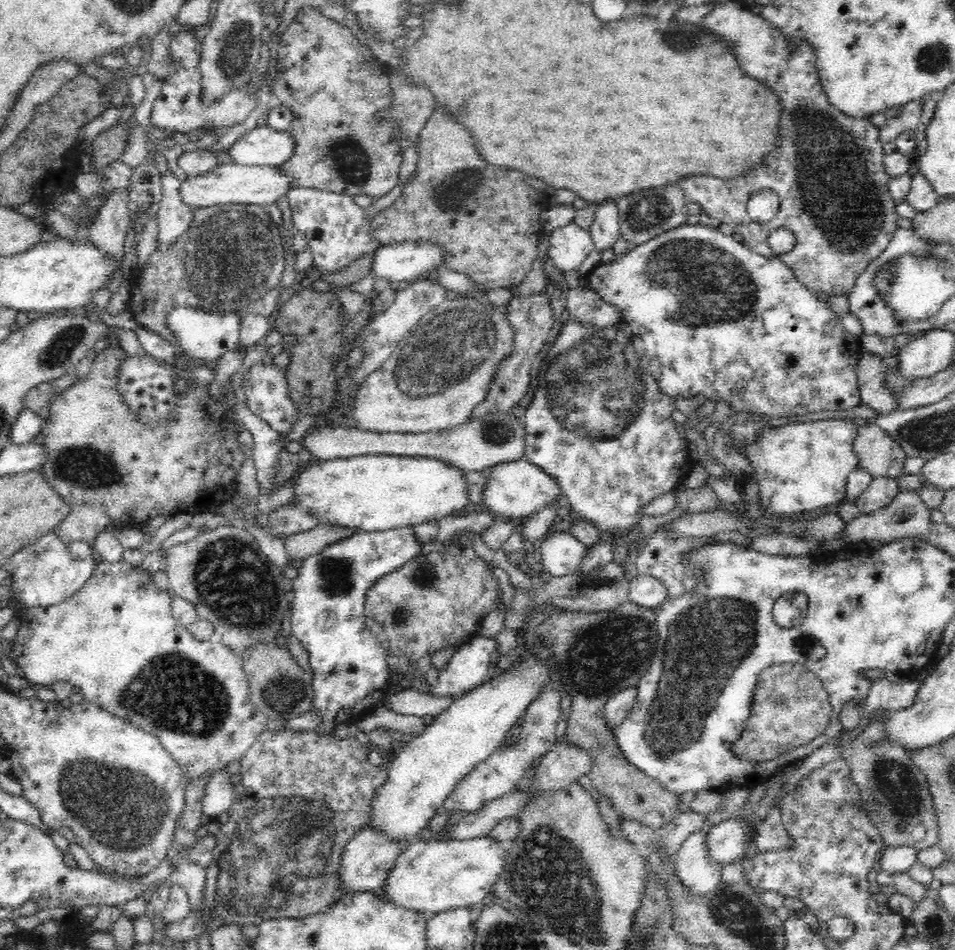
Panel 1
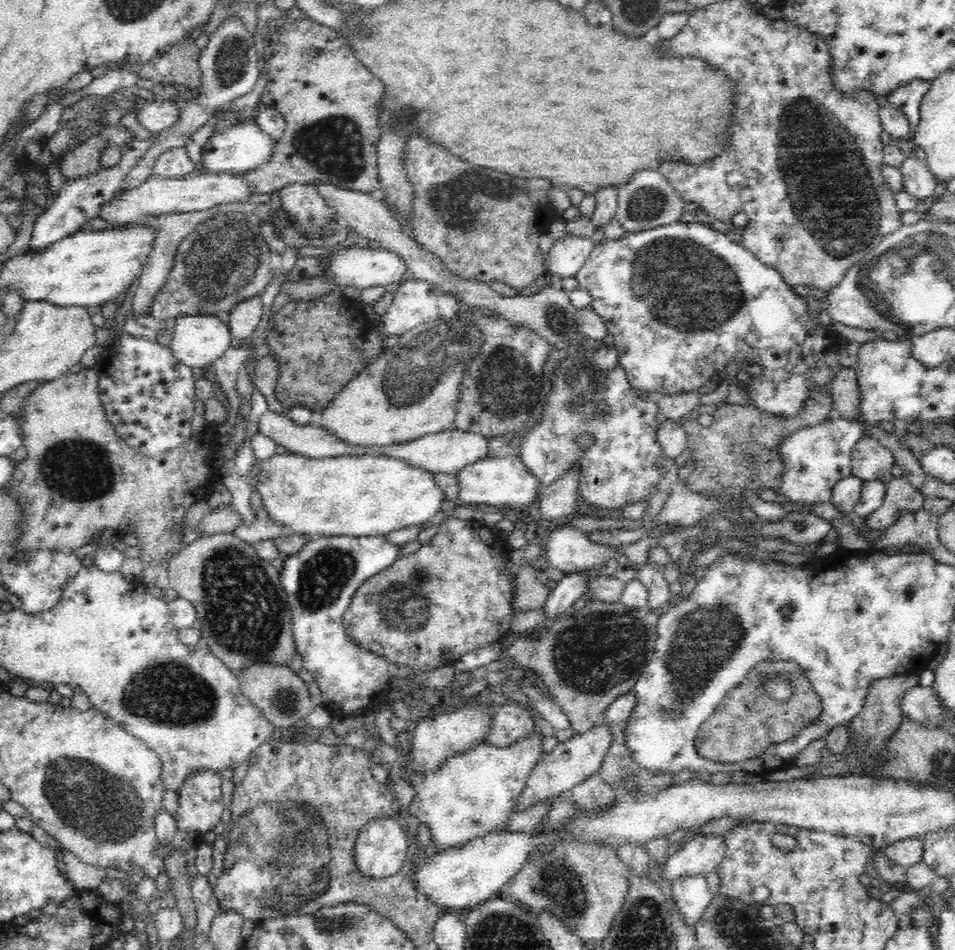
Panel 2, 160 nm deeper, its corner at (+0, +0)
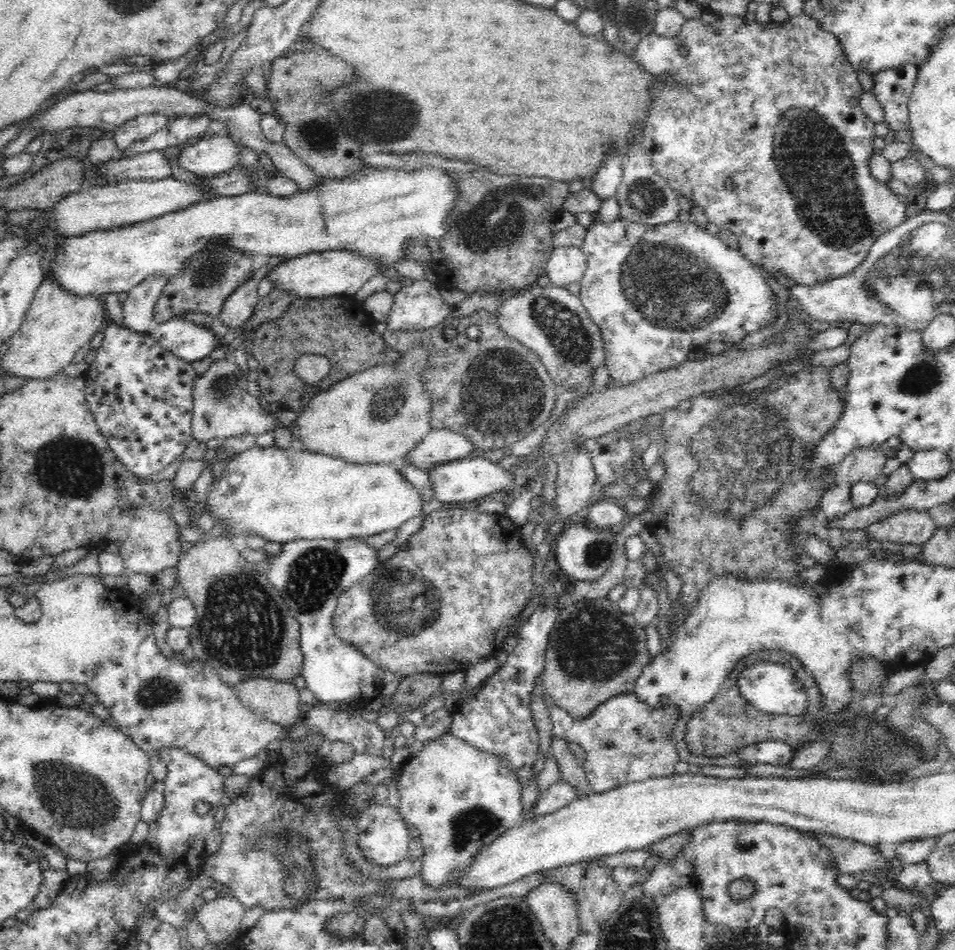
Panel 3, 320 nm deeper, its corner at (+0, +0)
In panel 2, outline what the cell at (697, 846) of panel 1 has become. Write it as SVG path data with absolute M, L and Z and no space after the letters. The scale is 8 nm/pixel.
M704 873L678 875L673 883L674 899L680 911L686 915L690 927L693 927L704 909L710 904L715 892L708 887L708 877Z

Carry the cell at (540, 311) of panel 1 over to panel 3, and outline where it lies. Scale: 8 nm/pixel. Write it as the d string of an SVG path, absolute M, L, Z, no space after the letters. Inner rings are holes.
M478 309L462 318L446 318L442 324L435 328L418 332L390 331L382 336L386 347L392 347L400 353L411 349L418 341L424 341L434 347L430 366L424 370L426 389L432 393L434 406L432 406L432 428L448 429L468 437L474 441L480 450L502 449L506 446L526 438L542 424L549 422L554 410L554 402L560 388L554 382L550 371L546 369L540 355L534 349L522 344L522 341L510 337L500 329L494 317ZM452 323L456 334L454 338L446 338L444 330ZM470 326L480 329L480 336L472 340L468 338L466 329Z

